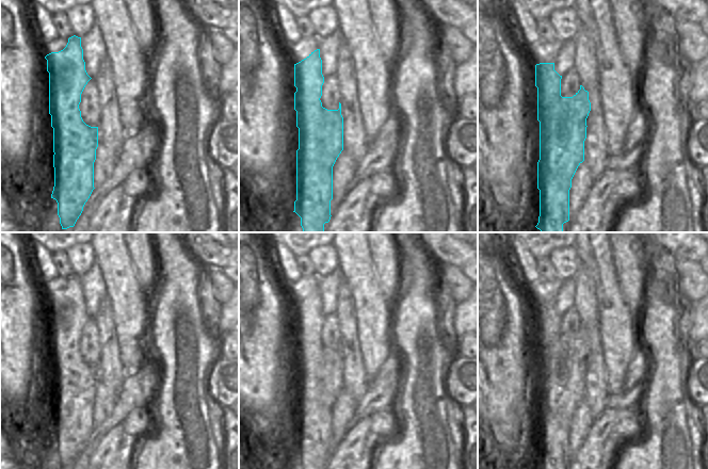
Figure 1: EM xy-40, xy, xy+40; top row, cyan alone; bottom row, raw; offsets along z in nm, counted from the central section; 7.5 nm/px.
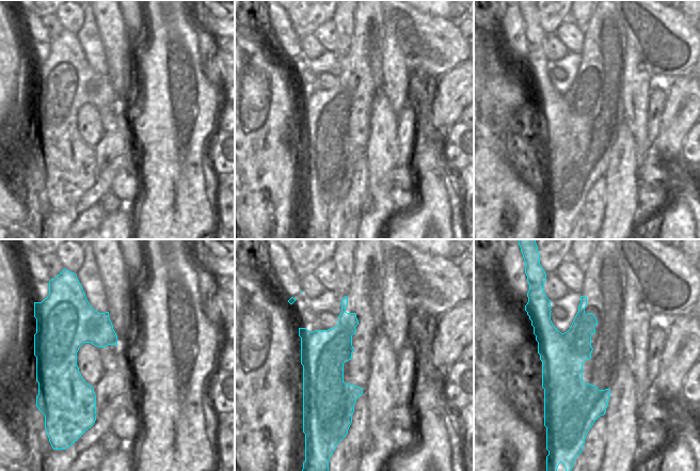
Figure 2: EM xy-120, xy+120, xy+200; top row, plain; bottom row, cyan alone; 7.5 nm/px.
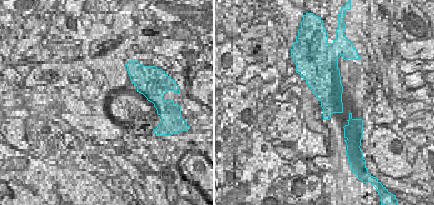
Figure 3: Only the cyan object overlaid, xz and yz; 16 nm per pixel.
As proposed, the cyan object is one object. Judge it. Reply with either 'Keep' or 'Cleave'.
Keep

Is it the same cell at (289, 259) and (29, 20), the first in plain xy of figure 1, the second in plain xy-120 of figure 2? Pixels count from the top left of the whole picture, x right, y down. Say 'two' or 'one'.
one

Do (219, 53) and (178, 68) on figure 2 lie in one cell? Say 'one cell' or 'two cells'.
two cells

